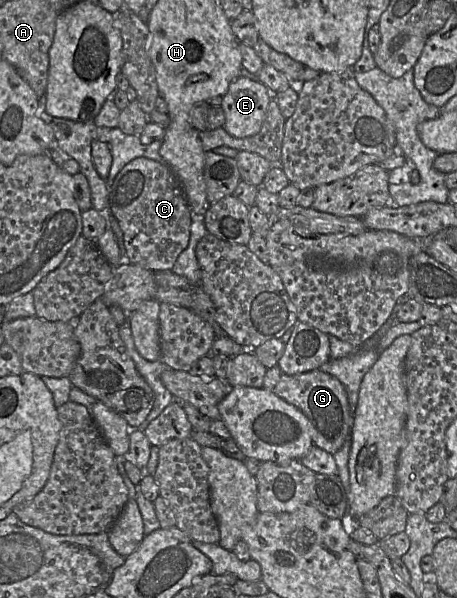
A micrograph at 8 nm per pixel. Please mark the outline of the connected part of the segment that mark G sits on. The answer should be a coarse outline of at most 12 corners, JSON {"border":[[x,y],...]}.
{"border":[[267,369],[263,388],[308,418],[333,455],[351,440],[346,389],[321,369]]}

